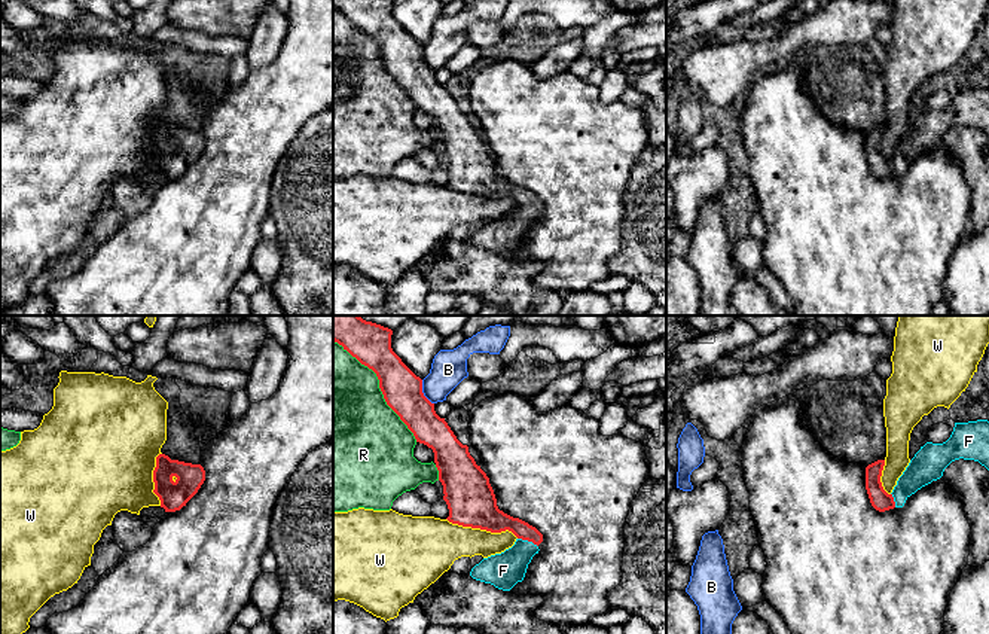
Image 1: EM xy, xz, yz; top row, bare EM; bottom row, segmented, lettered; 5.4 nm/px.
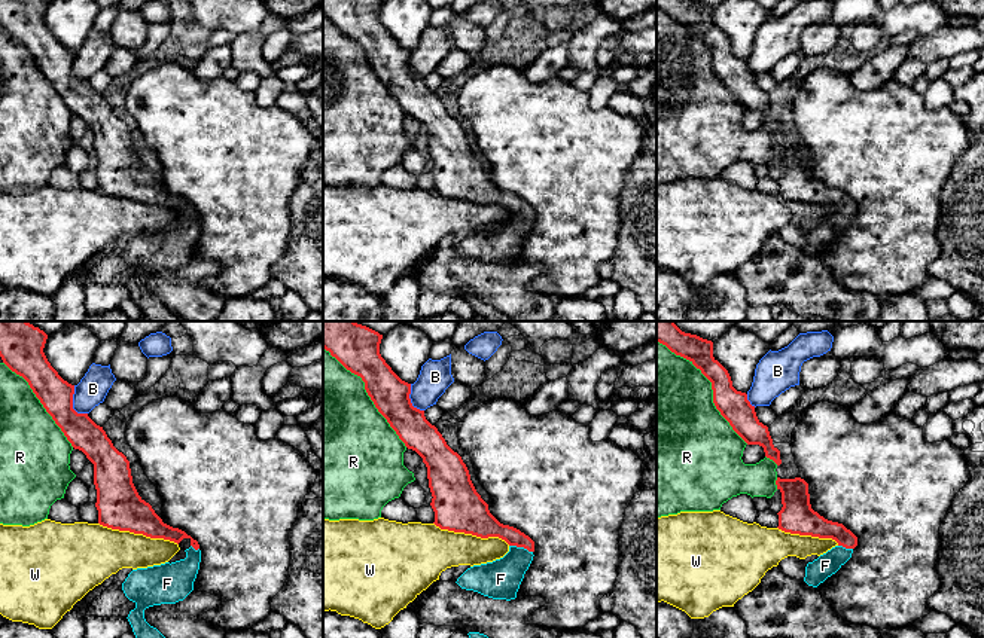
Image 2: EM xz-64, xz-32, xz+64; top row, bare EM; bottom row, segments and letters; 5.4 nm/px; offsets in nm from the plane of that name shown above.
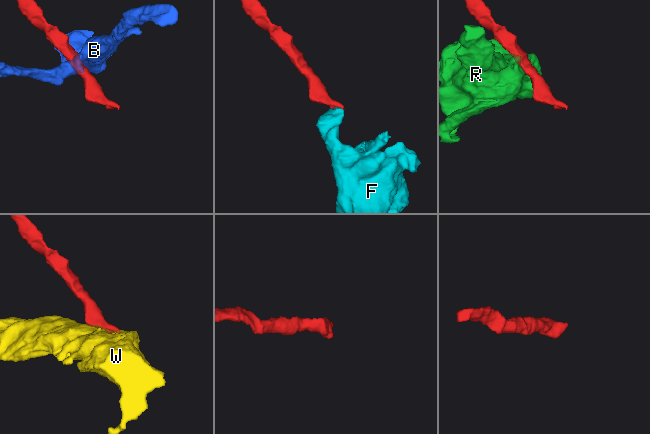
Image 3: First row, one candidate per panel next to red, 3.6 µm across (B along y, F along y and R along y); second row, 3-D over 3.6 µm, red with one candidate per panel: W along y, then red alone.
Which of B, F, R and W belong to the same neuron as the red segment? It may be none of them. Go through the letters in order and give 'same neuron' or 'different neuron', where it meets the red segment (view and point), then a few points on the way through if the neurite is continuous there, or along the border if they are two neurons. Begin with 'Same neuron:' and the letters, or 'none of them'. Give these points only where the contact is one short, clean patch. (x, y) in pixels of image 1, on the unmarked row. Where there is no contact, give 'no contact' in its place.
Same neuron: F
B: different neuron; meets red in xz at (421, 58); border along xz (421, 46), (421, 58), (433, 70)
F: same neuron; meets red in xz at (528, 207); runs through xz (490, 185), (510, 189), (528, 207), (525, 215), (503, 237)
R: different neuron; meets red in xz at (379, 54)
W: different neuron; meets red in xz at (482, 195)

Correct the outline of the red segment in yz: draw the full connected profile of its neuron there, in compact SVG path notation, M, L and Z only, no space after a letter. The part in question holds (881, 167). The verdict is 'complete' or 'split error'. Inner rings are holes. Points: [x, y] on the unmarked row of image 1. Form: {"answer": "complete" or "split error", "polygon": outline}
{"answer": "split error", "polygon": "M988 86L955 89L953 98L946 109L927 109L921 113L891 161L883 156L880 149L885 127L869 131L866 134L866 156L872 173L879 179L903 174L912 161L940 146L944 135L959 125L979 128L989 137Z"}

